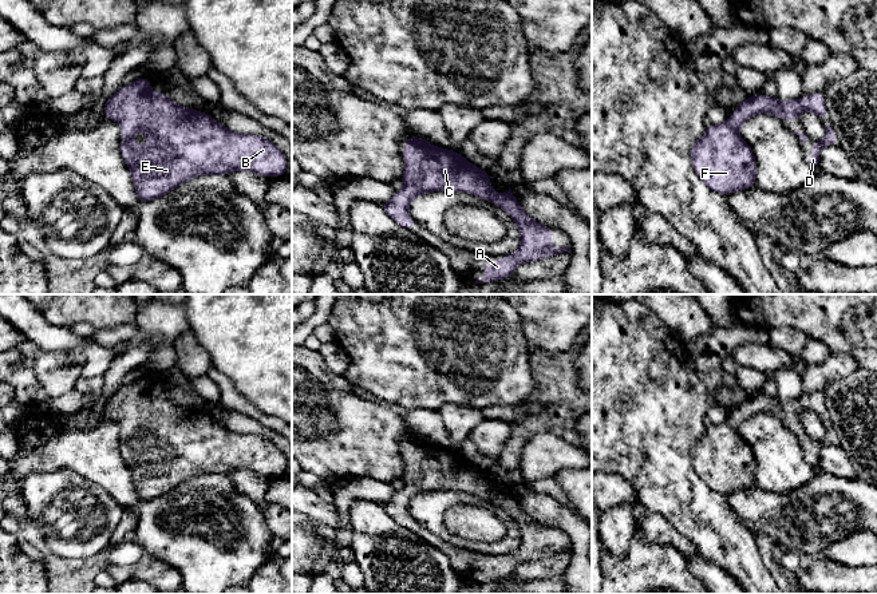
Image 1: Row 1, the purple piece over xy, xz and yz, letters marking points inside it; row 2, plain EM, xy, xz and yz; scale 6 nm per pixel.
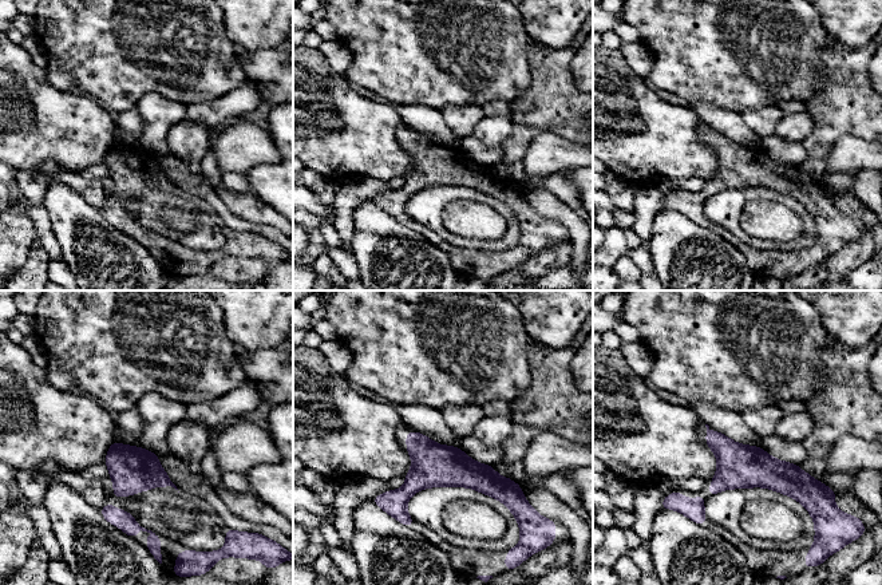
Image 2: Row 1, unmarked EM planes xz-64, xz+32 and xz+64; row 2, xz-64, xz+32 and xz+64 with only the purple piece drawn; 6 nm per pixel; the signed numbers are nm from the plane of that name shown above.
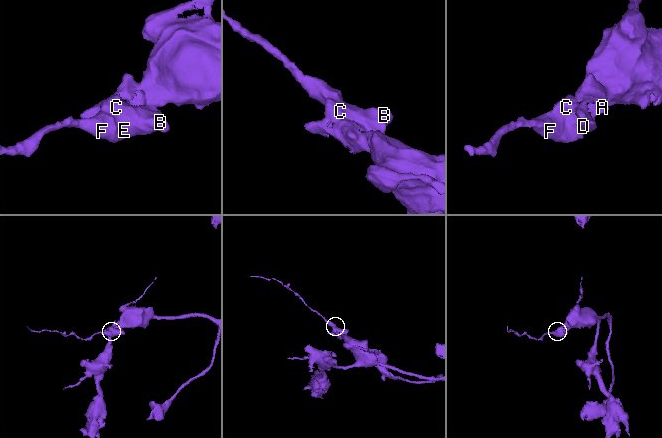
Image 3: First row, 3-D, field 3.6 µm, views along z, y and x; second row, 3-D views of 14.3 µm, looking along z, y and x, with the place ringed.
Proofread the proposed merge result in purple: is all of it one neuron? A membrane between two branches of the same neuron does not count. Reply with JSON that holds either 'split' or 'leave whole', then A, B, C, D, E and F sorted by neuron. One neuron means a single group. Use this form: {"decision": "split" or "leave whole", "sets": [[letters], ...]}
{"decision": "leave whole", "sets": [["A", "B", "C", "D", "E", "F"]]}

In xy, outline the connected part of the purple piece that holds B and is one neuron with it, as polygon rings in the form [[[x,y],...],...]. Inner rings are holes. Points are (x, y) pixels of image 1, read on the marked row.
[[[141,76],[133,84],[121,87],[121,90],[106,102],[104,118],[123,123],[121,128],[123,132],[123,144],[119,146],[119,151],[123,154],[126,165],[131,171],[139,202],[150,202],[159,198],[179,183],[201,174],[228,175],[229,171],[242,170],[254,171],[265,177],[280,177],[288,171],[283,151],[270,139],[229,131],[222,123],[214,122],[209,114],[181,107],[170,102],[163,92],[151,92],[146,76]],[[133,131],[145,131],[147,134],[146,150],[138,146],[137,139],[131,139],[130,134]]]

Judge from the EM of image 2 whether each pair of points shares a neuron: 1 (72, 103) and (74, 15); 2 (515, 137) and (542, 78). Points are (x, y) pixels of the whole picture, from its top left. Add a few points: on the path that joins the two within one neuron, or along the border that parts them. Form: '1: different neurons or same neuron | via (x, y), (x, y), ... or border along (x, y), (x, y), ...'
1: different neurons | border along (80, 91), (95, 98), (107, 110)
2: same neuron | via (527, 122), (542, 105), (542, 93)

